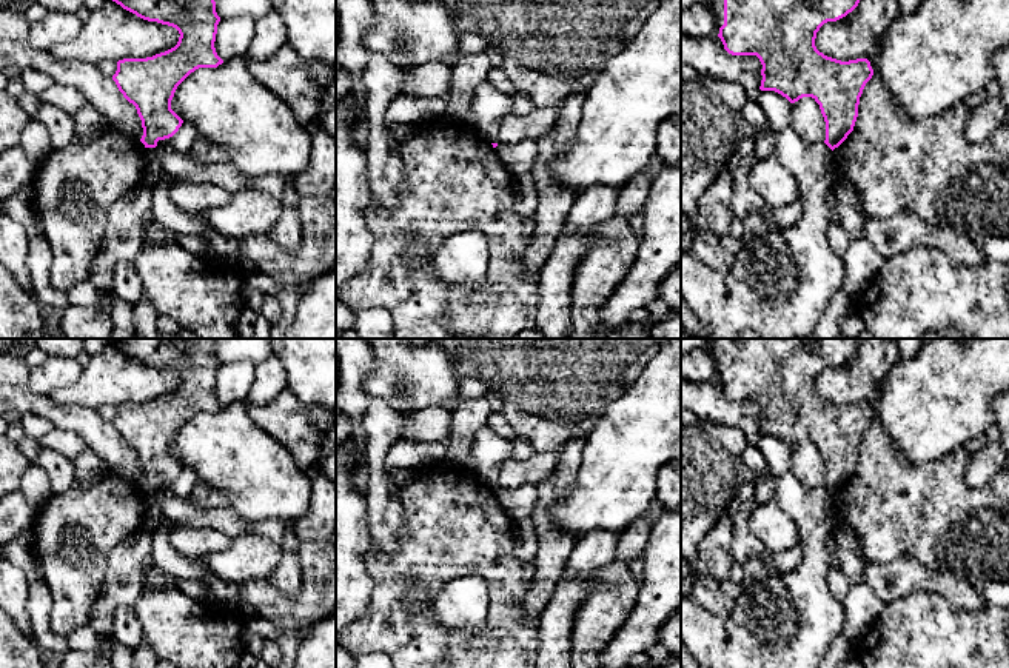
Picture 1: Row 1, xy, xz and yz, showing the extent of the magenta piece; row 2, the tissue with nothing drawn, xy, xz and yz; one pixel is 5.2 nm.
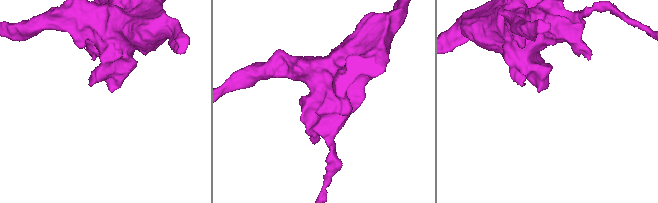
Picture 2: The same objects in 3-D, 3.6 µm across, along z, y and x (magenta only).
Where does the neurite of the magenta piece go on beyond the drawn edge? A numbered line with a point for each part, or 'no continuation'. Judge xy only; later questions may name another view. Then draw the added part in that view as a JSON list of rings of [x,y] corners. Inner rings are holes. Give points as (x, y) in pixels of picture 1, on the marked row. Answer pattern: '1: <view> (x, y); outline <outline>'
no continuation

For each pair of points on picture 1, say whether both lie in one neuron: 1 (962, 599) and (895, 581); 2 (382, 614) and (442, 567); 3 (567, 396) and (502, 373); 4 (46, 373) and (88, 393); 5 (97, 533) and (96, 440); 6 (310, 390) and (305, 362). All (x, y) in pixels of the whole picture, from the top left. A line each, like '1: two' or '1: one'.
1: one
2: one
3: one
4: two
5: two
6: one

